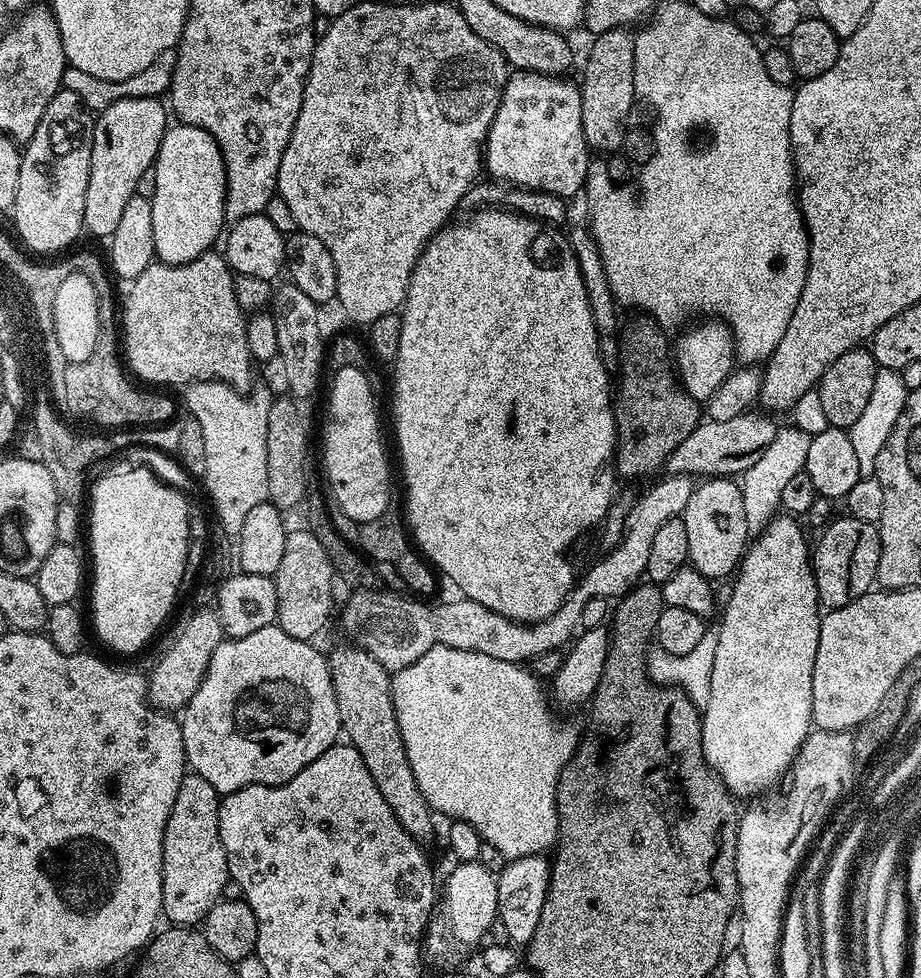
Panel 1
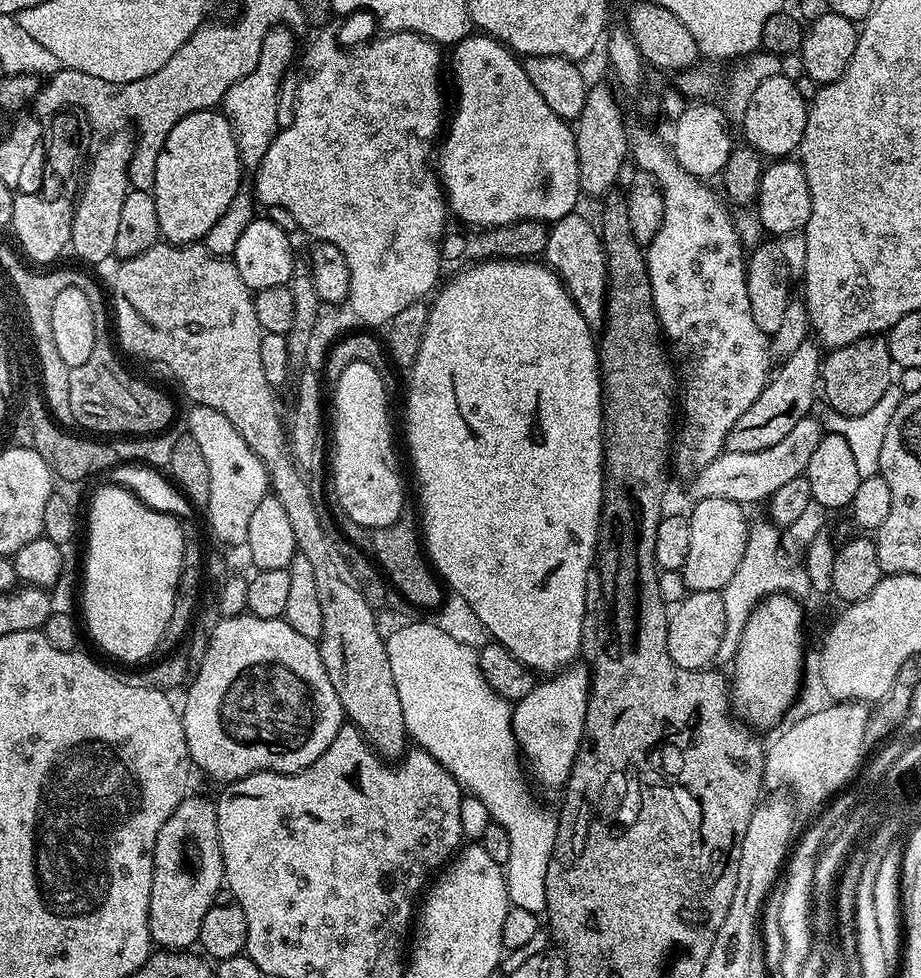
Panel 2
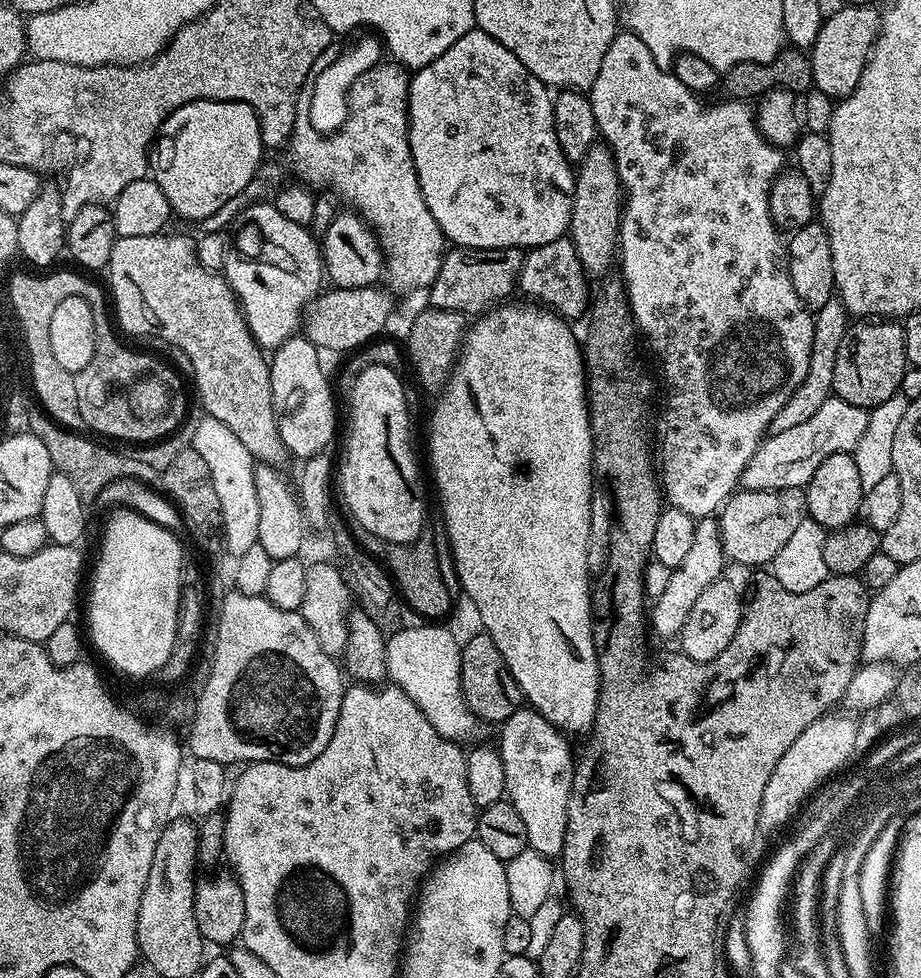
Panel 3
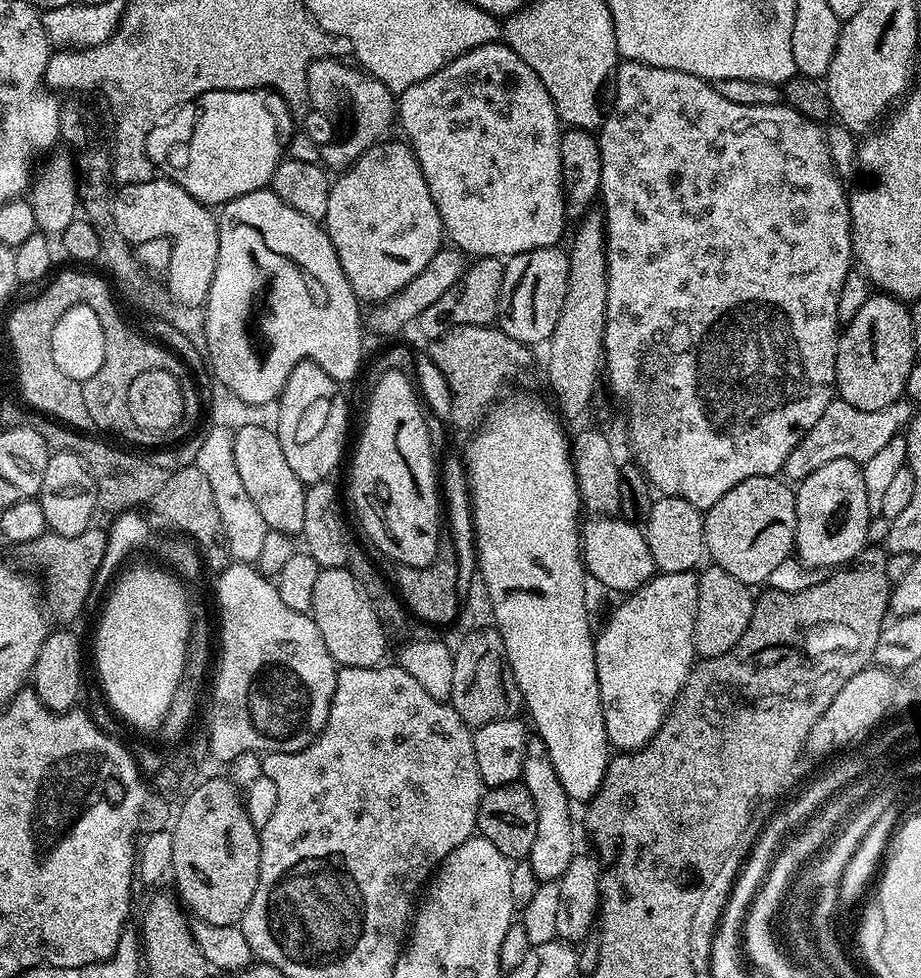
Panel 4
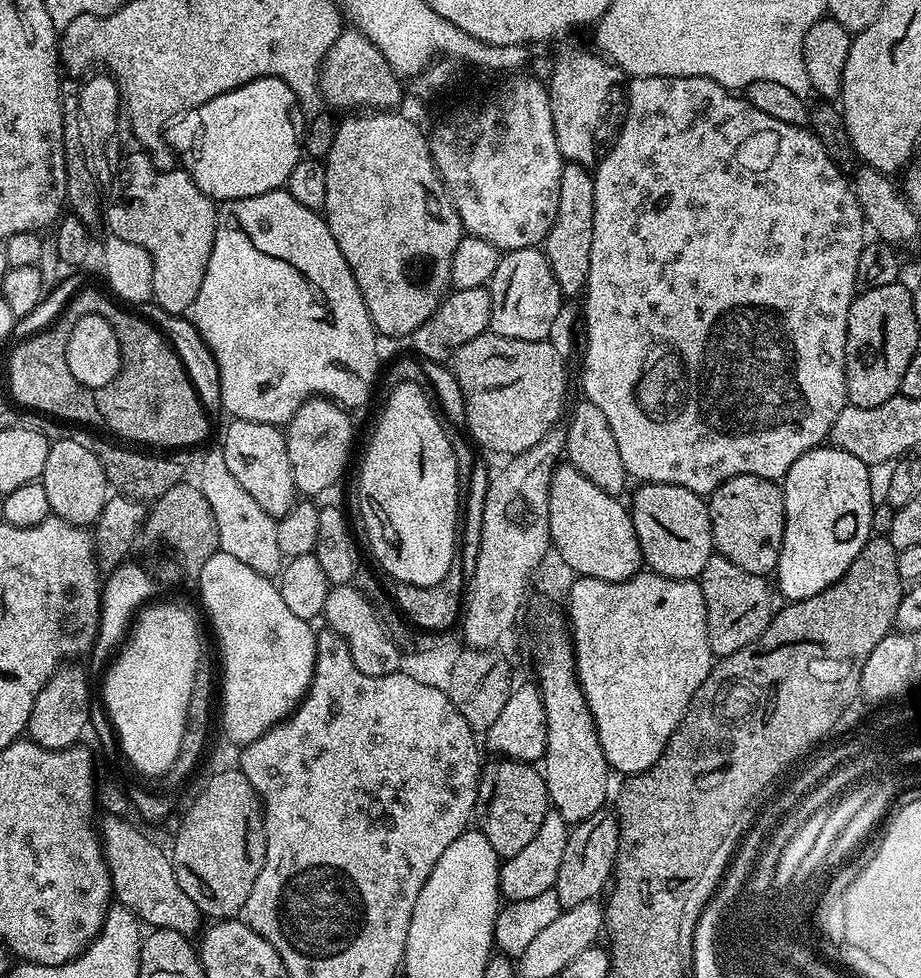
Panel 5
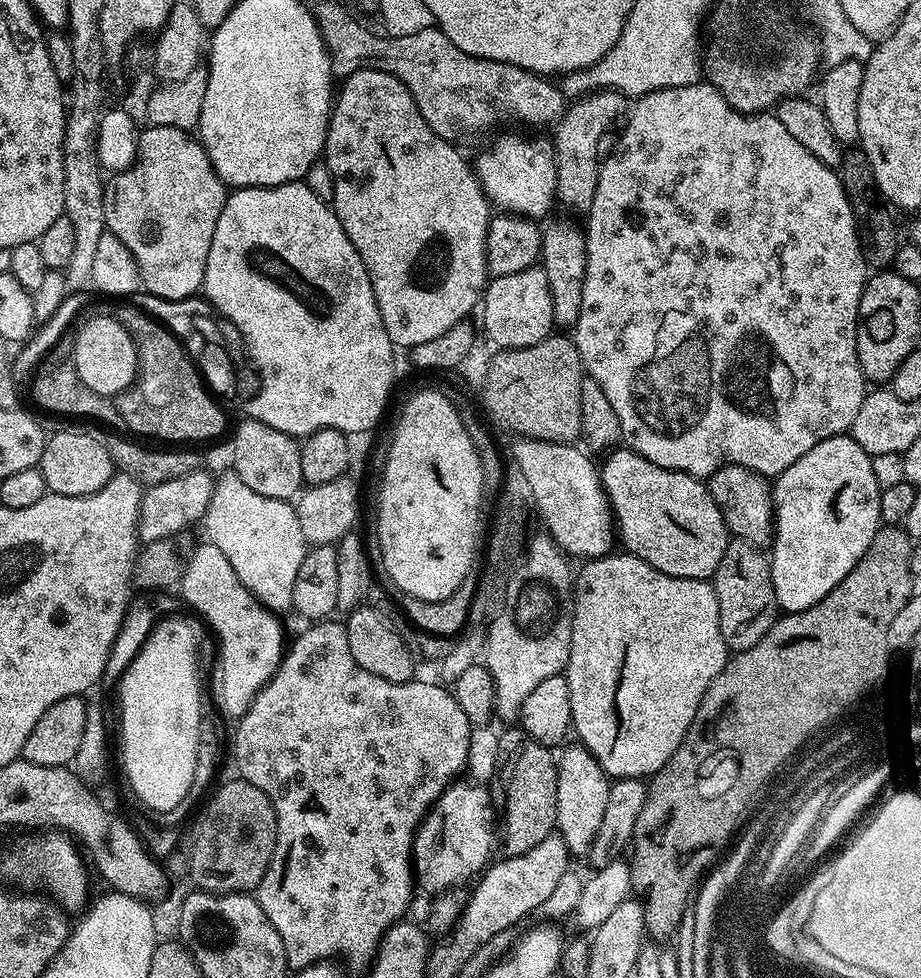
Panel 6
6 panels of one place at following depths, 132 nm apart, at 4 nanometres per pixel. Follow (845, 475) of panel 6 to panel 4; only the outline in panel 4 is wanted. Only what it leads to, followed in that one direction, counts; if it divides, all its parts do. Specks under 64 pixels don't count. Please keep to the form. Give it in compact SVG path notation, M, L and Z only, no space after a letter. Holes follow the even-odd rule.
M846 458L826 462L826 466L818 466L818 470L814 470L814 474L799 481L795 493L798 526L796 527L794 552L801 564L805 564L813 570L832 570L837 566L847 565L848 561L855 558L869 543L868 527L873 516L870 514L870 506L866 498L866 482L861 465Z

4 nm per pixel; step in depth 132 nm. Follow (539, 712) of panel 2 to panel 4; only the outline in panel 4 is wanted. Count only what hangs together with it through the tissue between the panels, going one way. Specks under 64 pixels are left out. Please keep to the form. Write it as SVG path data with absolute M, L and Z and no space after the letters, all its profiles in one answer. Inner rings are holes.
M539 738L528 741L522 782L526 790L530 790L530 798L534 798L534 808L538 810L538 834L534 834L534 846L526 862L534 870L537 881L559 881L560 876L566 874L566 866L570 866L573 856L578 852L576 836L572 833L573 805L566 790L562 790L562 782L558 782L558 774L554 774L554 762L550 762L550 754Z

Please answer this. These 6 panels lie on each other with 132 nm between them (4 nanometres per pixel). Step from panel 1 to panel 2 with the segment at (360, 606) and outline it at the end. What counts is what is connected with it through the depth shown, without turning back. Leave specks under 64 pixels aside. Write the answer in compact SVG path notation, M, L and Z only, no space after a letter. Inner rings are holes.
M809 418L798 422L782 442L774 442L766 450L754 450L753 452L721 452L720 456L710 462L700 471L700 475L695 477L694 482L688 488L693 501L702 498L730 498L730 502L738 502L745 506L751 506L759 502L767 501L769 496L778 490L778 486L783 486L790 482L790 478L798 478L808 471L810 454L814 454L814 446L818 446L822 435L820 424L815 418Z

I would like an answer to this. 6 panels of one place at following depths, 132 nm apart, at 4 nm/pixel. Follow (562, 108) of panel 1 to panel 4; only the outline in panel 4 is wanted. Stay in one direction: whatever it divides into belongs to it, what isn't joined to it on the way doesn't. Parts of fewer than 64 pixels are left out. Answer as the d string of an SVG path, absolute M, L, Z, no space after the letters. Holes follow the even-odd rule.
M503 42L478 46L442 66L438 74L430 74L430 78L422 78L422 82L414 82L410 90L399 93L398 96L398 124L404 127L407 143L416 156L418 166L422 170L422 178L426 178L426 186L430 186L430 198L434 198L434 206L438 206L438 214L444 223L447 239L461 252L472 258L494 256L507 258L517 256L523 252L533 252L539 248L551 248L559 245L560 235L566 225L564 211L564 183L562 182L562 166L560 165L560 134L562 125L560 115L556 112L554 102L542 86L542 78L514 54L514 50Z

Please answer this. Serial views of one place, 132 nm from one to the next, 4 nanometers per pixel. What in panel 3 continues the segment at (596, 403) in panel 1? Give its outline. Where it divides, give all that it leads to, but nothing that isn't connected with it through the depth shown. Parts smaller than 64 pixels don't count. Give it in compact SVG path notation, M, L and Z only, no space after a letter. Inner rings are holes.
M501 302L495 308L490 308L487 312L477 315L473 319L476 321L473 324L471 321L470 327L465 331L464 342L460 349L460 355L456 358L456 365L452 368L452 373L449 374L448 381L444 383L442 391L435 397L435 400L437 399L436 405L433 406L432 417L428 420L428 460L432 463L432 476L436 479L436 492L440 495L440 512L444 515L444 528L448 531L448 544L452 547L452 564L456 567L456 576L460 579L462 592L474 600L475 605L478 606L479 613L482 614L484 631L494 638L494 646L498 646L498 654L502 654L502 658L506 662L514 682L518 682L521 694L533 710L538 714L542 714L542 718L546 718L546 722L550 722L555 728L559 728L565 734L573 734L572 732L587 733L591 729L596 717L596 703L600 697L600 661L596 659L596 643L592 637L594 627L594 617L592 615L593 589L590 587L590 575L586 560L586 542L589 537L590 527L590 506L594 491L594 485L592 485L594 469L592 466L592 427L588 417L588 393L584 379L584 354L577 333L576 336L572 333L573 325L565 320L564 317L557 316L555 312L536 302L512 303Z

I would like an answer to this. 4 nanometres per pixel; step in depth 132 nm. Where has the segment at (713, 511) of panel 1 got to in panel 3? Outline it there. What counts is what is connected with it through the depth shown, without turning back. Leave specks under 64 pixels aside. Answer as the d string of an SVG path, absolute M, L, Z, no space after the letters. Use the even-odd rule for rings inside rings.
M700 518L696 520L696 529L694 530L694 543L690 546L686 558L682 561L682 566L672 569L670 582L662 594L655 597L653 606L650 608L650 628L660 636L679 637L682 626L694 606L698 602L698 594L706 590L715 580L721 579L720 572L726 565L724 547L720 537L720 521L716 518Z

